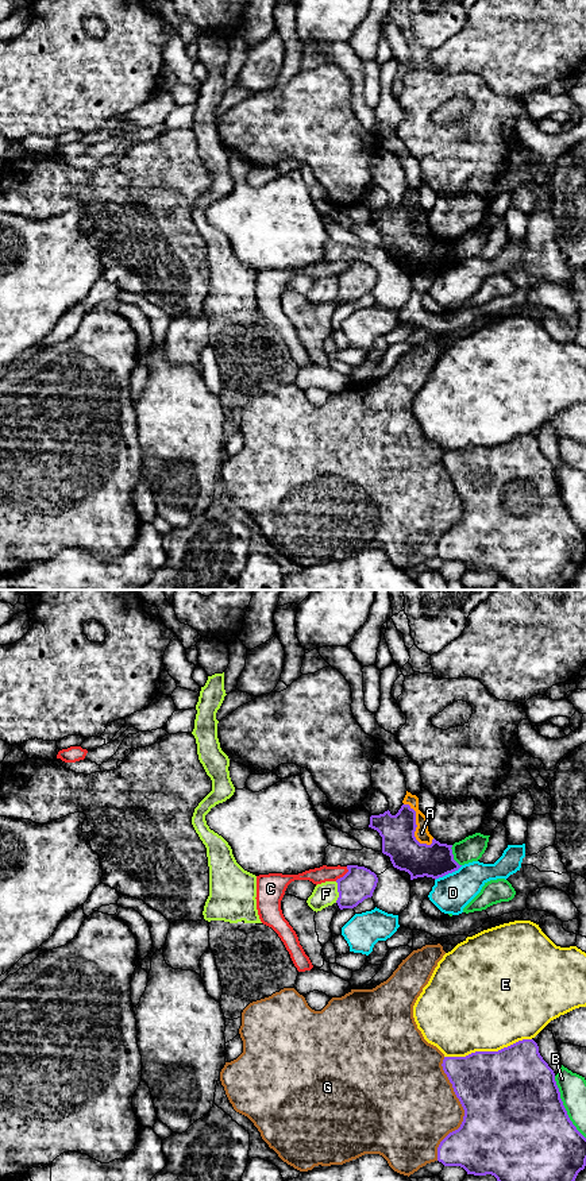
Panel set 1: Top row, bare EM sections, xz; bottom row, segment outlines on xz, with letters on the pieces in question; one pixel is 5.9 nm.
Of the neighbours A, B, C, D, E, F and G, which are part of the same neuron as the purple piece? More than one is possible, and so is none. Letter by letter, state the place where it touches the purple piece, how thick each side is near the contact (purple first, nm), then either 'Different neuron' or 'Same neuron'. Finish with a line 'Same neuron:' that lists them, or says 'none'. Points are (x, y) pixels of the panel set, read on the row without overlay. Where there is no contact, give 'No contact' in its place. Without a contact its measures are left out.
A: Touches purple at xz (416, 222). Thickness 200 nm (purple) against 90 nm. Different neuron
B: Touches purple at xz (563, 502). Thickness 500 nm (purple) against 160 nm. Different neuron
C: Touches purple at xz (344, 270). Thickness 190 nm (purple) against 100 nm. Different neuron
D: Touches purple at xz (448, 267). Thickness 200 nm (purple) against 220 nm. Different neuron
E: Touches purple at xz (488, 447). Thickness 480 nm (purple) against 500 nm. Different neuron
F: Touches purple at xz (338, 286). Thickness 190 nm (purple) against 140 nm. Different neuron
G: Touches purple at xz (463, 504). Thickness 500 nm (purple) against 440 nm. Different neuron
Same neuron: none

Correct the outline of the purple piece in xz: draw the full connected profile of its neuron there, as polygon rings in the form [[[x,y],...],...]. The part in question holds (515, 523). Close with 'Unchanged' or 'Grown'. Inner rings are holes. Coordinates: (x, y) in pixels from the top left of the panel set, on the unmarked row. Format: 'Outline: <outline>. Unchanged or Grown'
Outline: [[[523,435],[498,447],[475,447],[466,452],[444,452],[442,462],[464,505],[464,512],[460,522],[450,528],[440,537],[437,543],[437,556],[444,561],[460,561],[467,567],[467,570],[491,570],[500,579],[510,582],[518,590],[568,590],[578,568],[586,561],[586,533],[570,516],[560,494],[560,487],[555,476],[555,468],[540,451],[537,439],[533,435]]]. Unchanged

